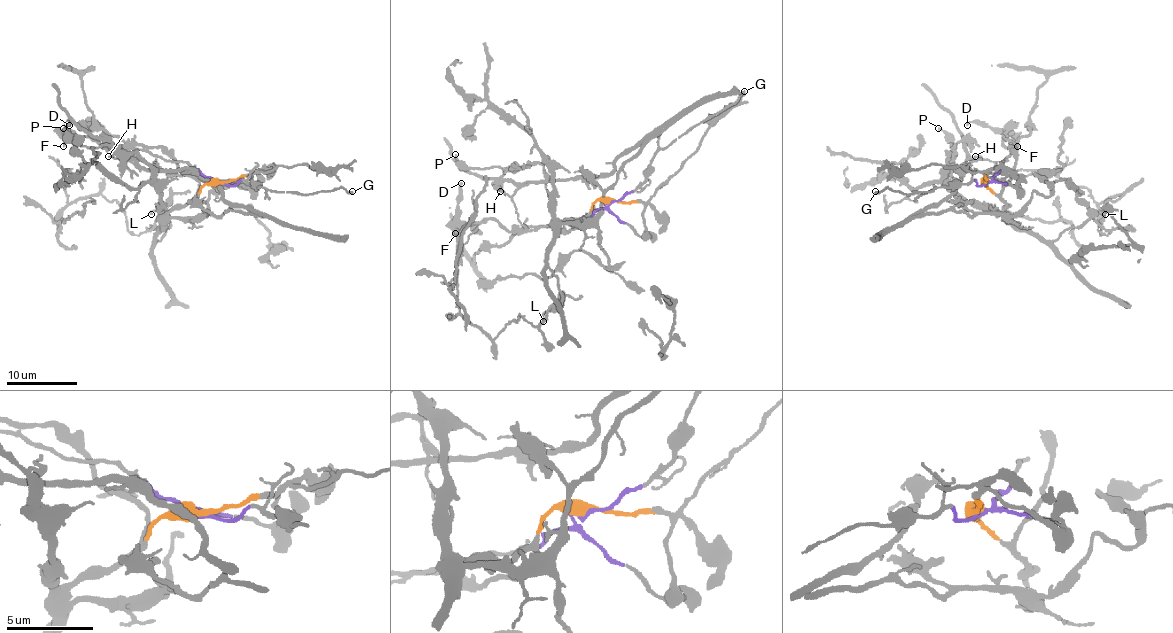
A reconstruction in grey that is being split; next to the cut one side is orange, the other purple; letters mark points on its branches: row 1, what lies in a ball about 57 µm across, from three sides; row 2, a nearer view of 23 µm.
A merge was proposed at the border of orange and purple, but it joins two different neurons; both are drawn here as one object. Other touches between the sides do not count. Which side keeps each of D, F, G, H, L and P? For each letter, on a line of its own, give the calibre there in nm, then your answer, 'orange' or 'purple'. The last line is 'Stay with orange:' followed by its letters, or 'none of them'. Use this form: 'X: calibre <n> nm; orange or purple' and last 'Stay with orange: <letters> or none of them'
D: calibre 220 nm; orange
F: calibre 200 nm; orange
G: calibre 190 nm; purple
H: calibre 130 nm; purple
L: calibre 150 nm; orange
P: calibre 150 nm; orange
Stay with orange: D, F, L, P

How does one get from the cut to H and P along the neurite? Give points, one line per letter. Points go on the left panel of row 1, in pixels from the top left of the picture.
H: (219, 182), (185, 163), (171, 163), (137, 150), (125, 161), (109, 156)
P: (219, 182), (164, 212), (151, 170), (134, 154), (111, 145), (81, 147), (63, 127)

